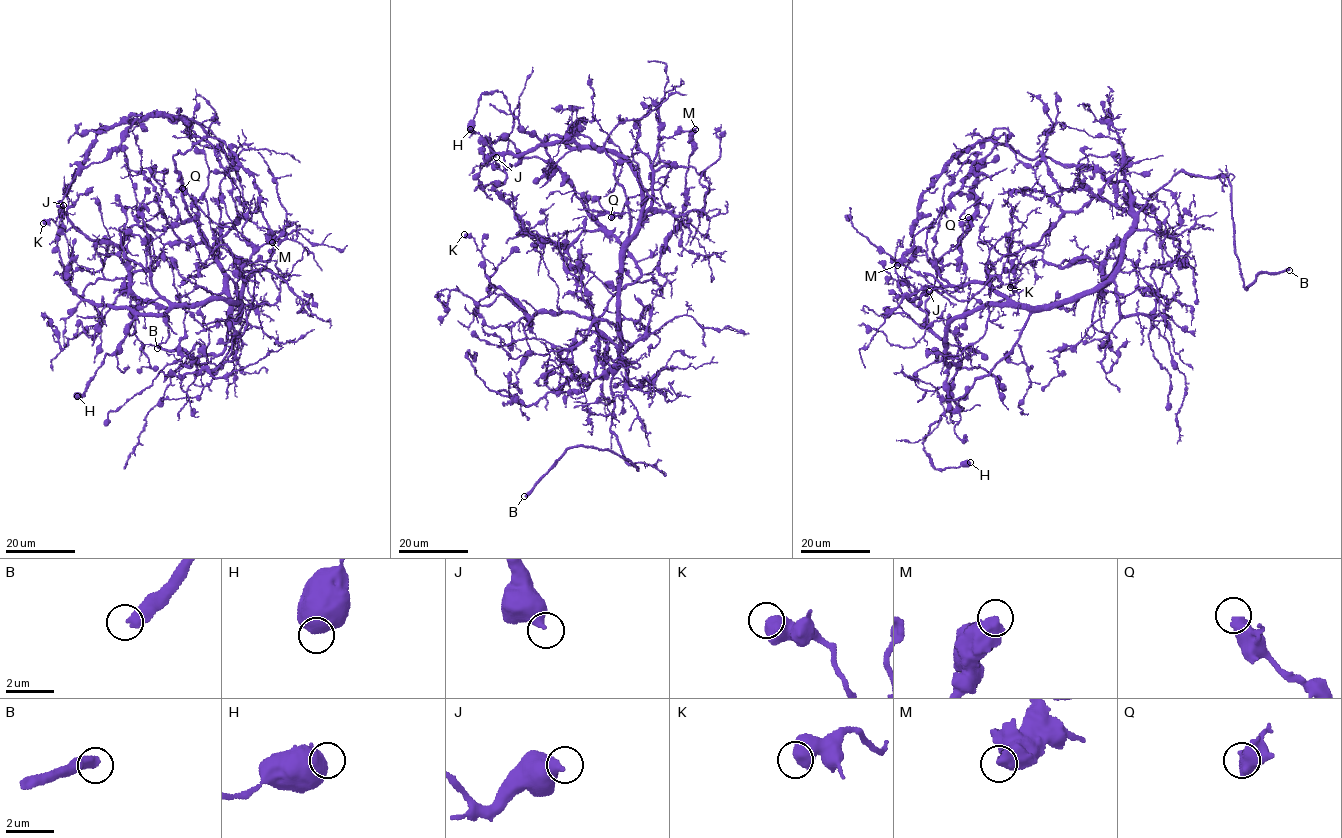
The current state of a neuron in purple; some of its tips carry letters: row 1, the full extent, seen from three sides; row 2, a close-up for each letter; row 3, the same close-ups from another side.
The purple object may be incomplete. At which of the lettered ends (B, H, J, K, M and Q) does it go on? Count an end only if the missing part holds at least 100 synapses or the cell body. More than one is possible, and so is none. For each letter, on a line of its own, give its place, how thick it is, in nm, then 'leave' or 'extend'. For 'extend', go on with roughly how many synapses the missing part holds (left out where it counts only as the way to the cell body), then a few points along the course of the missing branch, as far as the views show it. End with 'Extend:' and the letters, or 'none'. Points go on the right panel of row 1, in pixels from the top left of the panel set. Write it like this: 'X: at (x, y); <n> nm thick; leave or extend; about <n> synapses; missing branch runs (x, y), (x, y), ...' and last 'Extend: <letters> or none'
B: at (1289, 270); 440 nm thick; extend
H: at (970, 462); 700 nm thick; leave
J: at (929, 291); 460 nm thick; leave
K: at (1010, 287); 700 nm thick; leave
M: at (897, 265); 550 nm thick; leave
Q: at (968, 217); 550 nm thick; leave
Extend: B

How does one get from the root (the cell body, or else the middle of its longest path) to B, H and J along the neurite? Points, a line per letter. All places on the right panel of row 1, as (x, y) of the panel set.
B: (1128, 238), (1144, 204), (1180, 171), (1221, 173), (1231, 187), (1235, 254), (1246, 289), (1261, 273), (1289, 270)
H: (1128, 238), (1122, 263), (1095, 289), (954, 318), (948, 406), (923, 449), (935, 468), (970, 462)
J: (1128, 238), (1134, 211), (1128, 184), (980, 141), (947, 162), (922, 197), (905, 277), (917, 297), (929, 291)

